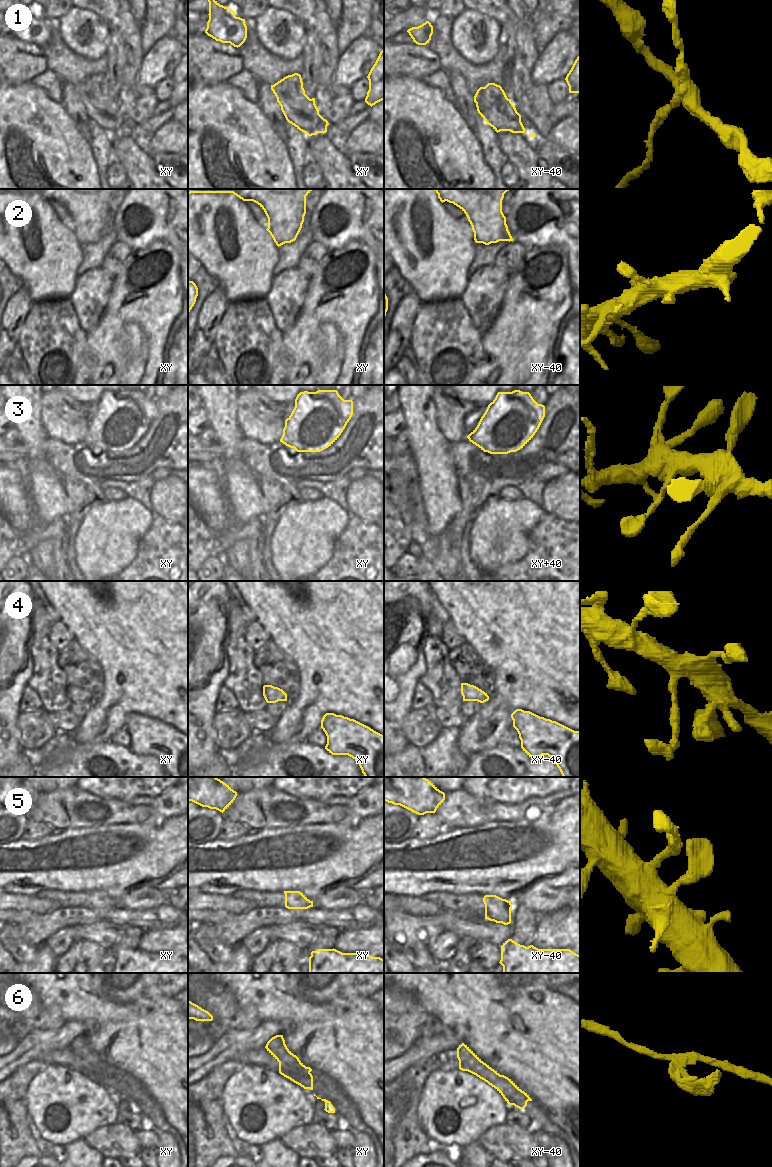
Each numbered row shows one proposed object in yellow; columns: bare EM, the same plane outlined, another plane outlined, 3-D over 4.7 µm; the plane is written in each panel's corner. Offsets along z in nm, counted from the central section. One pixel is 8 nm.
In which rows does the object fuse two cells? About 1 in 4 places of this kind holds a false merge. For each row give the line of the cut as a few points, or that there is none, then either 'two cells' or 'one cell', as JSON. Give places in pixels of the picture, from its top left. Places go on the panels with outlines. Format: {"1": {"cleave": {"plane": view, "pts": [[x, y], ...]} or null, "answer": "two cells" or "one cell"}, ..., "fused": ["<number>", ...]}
{"1": {"cleave": {"plane": "xy", "pts": [[302, 82], [293, 92], [284, 92], [277, 99]]}, "answer": "two cells"}, "2": {"cleave": null, "answer": "one cell"}, "3": {"cleave": null, "answer": "one cell"}, "4": {"cleave": null, "answer": "one cell"}, "5": {"cleave": null, "answer": "one cell"}, "6": {"cleave": null, "answer": "one cell"}, "fused": ["1"]}

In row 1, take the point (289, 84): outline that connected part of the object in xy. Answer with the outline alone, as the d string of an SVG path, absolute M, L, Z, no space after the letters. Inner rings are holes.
M294 73L292 75L284 77L274 85L271 85L271 90L278 99L284 93L294 93L295 91L297 91L301 86L301 83L301 75L298 73Z

